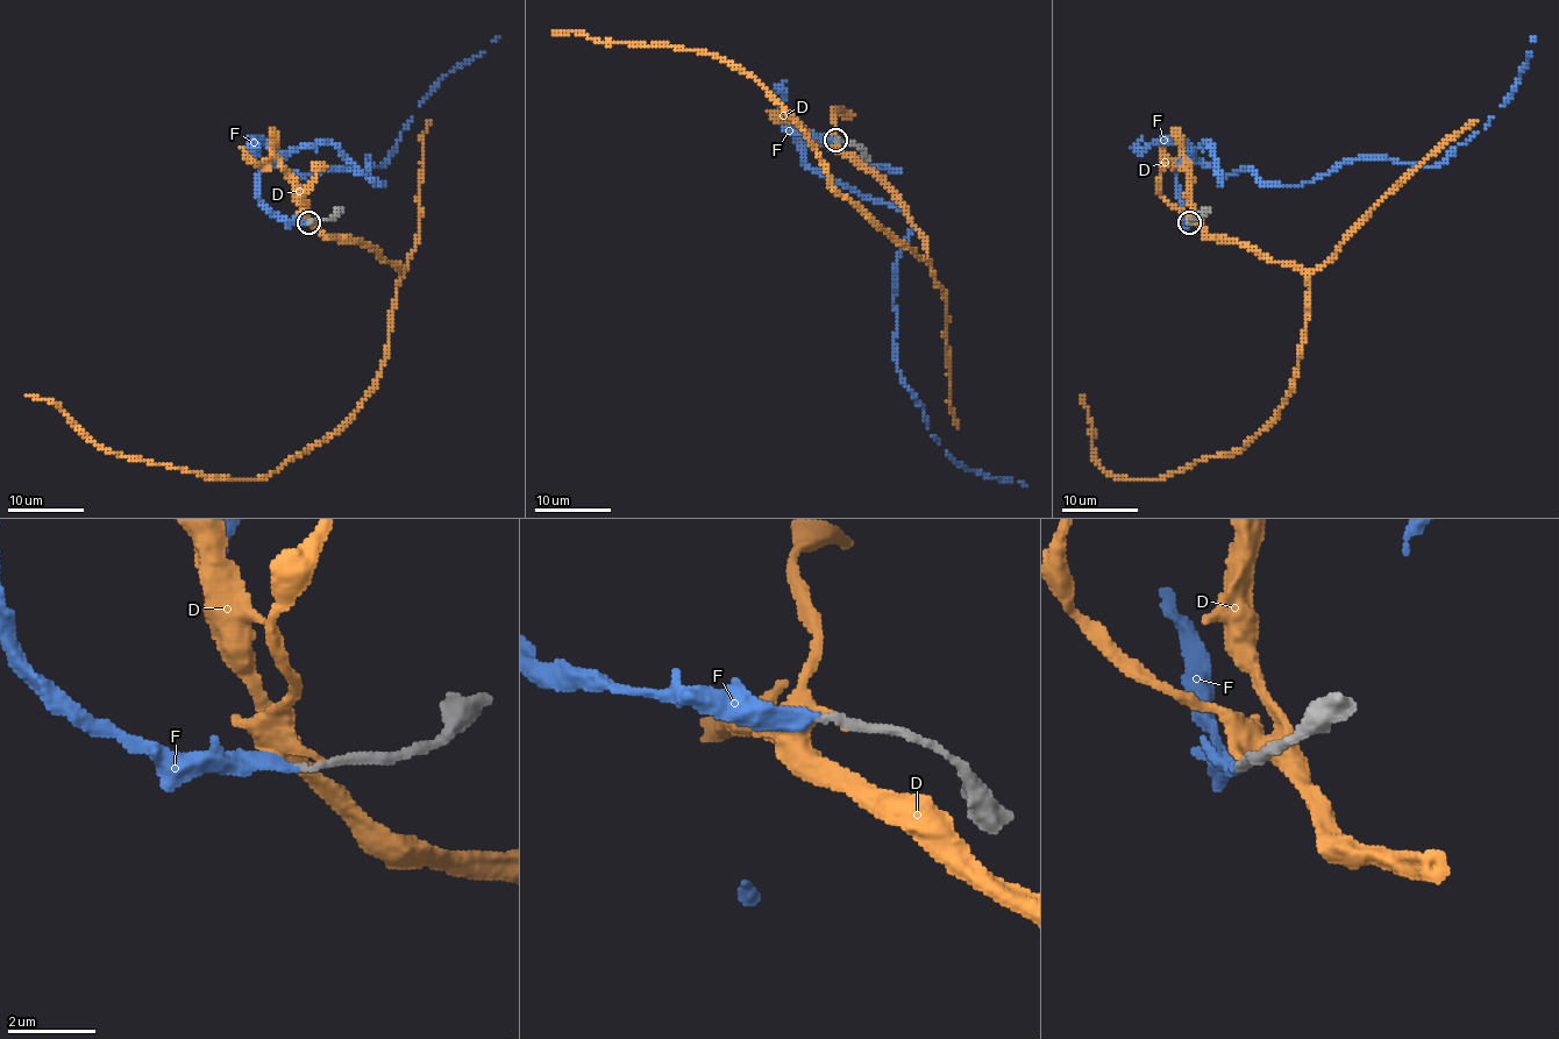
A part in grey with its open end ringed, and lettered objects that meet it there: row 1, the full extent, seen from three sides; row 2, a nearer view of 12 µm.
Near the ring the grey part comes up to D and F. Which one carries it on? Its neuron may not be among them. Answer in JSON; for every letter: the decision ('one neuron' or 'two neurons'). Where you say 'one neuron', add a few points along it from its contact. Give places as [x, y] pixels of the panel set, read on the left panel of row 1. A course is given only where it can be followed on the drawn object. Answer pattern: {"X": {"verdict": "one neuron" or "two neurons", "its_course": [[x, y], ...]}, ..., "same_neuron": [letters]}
{"D": {"verdict": "two neurons"}, "F": {"verdict": "one neuron", "its_course": [[310, 222], [280, 219], [256, 177], [272, 162], [384, 184], [367, 157], [382, 163], [435, 83], [498, 35]]}, "same_neuron": ["F"]}

